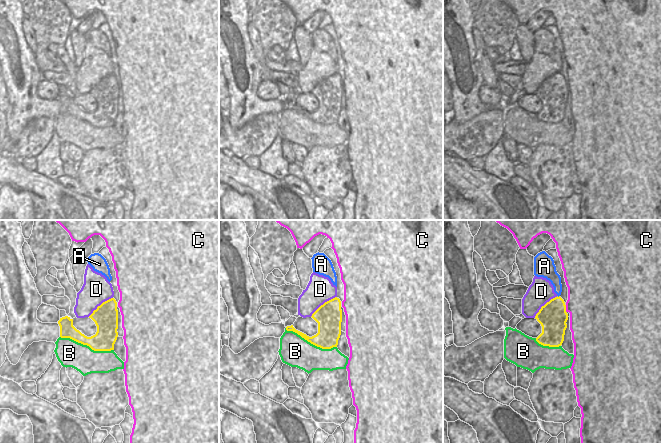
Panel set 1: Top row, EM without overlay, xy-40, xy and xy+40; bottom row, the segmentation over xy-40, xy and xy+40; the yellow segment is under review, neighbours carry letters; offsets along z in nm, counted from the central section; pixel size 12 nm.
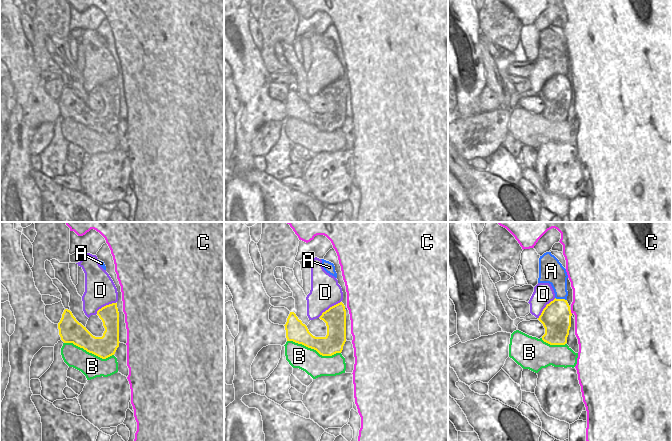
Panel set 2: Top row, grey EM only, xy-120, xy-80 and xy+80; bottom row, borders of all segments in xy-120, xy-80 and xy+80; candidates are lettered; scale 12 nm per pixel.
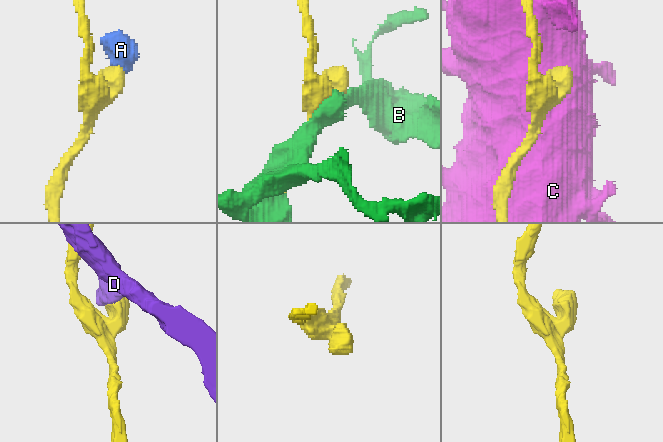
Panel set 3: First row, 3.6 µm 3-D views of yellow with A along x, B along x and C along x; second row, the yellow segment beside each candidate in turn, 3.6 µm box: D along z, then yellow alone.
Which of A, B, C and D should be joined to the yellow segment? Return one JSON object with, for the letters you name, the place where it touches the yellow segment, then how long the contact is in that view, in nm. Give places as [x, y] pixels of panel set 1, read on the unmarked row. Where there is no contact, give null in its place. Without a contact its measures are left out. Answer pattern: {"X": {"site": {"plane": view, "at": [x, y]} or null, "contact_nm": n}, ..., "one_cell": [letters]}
{"one_cell": []}

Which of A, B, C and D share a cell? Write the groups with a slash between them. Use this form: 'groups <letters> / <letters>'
groups A / B / C / D

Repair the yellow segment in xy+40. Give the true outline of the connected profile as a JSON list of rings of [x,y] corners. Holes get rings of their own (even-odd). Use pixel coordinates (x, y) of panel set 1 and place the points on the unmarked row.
[[[560,72],[551,75],[541,83],[535,95],[542,102],[542,109],[536,114],[536,117],[543,122],[561,122],[568,96],[564,76]]]

